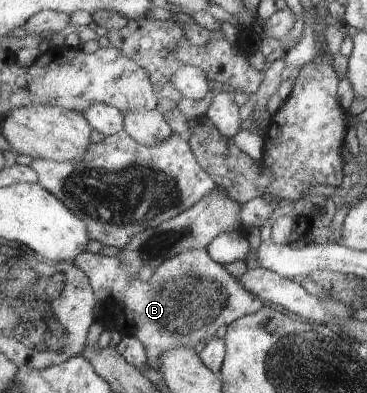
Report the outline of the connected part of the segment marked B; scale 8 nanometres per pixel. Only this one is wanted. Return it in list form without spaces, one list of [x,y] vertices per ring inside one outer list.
[[[206,248],[189,250],[166,261],[148,282],[134,278],[131,270],[121,263],[118,255],[107,257],[102,253],[84,252],[74,261],[78,268],[87,273],[93,291],[96,291],[96,298],[104,305],[103,320],[110,318],[113,329],[118,329],[123,335],[129,334],[140,339],[147,348],[149,365],[156,371],[159,371],[159,358],[164,351],[175,346],[194,348],[198,341],[210,341],[223,325],[230,327],[237,320],[256,314],[266,306],[258,297],[247,291],[240,281],[236,281],[236,277],[232,277],[222,264],[212,259]]]

